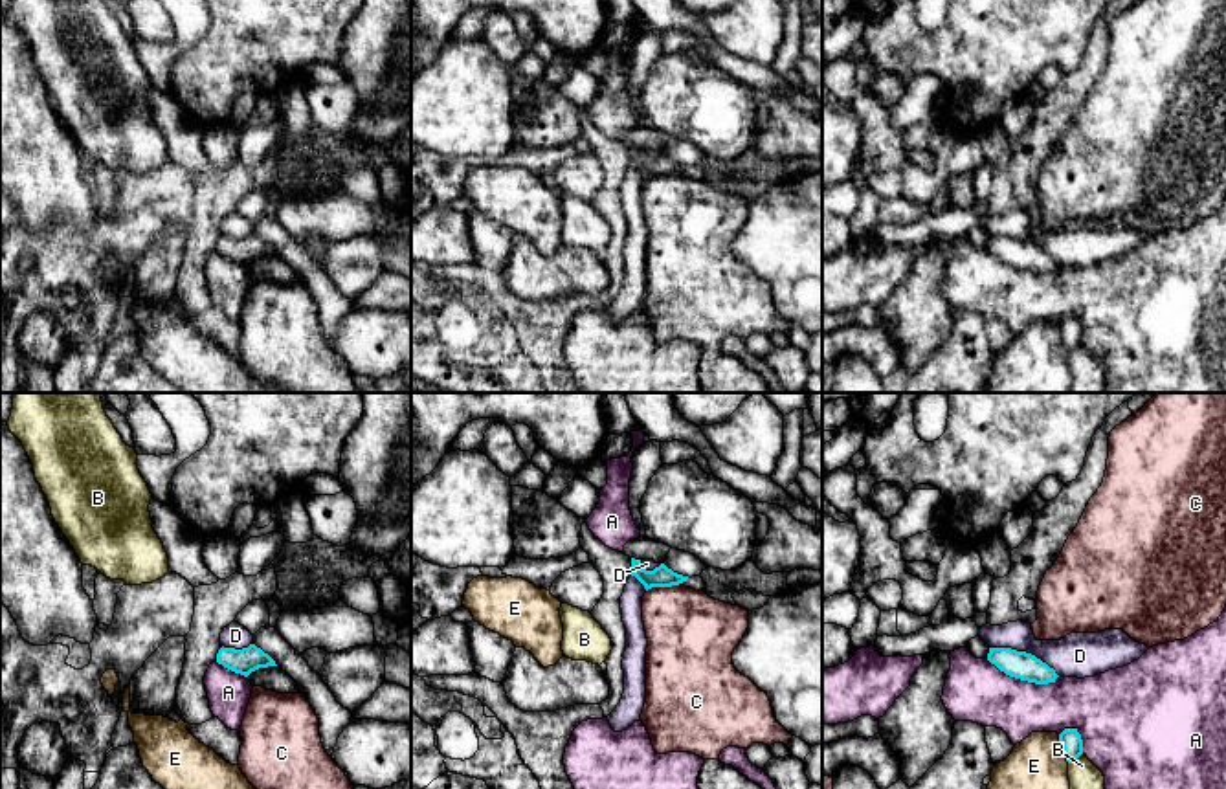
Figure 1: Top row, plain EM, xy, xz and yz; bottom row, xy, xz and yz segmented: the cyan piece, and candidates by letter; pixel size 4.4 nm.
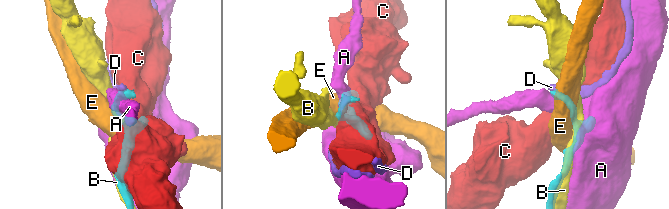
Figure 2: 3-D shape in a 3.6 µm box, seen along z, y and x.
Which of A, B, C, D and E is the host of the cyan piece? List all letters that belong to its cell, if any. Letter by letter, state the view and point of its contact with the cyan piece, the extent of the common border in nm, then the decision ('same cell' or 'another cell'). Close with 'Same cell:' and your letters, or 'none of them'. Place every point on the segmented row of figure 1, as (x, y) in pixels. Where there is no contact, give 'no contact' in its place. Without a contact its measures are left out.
A: meets cyan in yz at (1023, 679); contact 340 nm long; another cell
B: meets cyan in yz at (1074, 760); contact 80 nm long; another cell
C: meets cyan in xz at (661, 586); contact 150 nm long; another cell
D: meets cyan in yz at (1025, 652); contact 340 nm long; another cell
E: meets cyan in yz at (1063, 749); contact 140 nm long; another cell
Same cell: none of them

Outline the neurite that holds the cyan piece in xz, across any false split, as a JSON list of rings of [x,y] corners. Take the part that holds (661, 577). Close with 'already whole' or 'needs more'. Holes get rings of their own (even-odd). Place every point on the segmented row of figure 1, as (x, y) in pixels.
[[[631,558],[631,576],[635,576],[644,589],[652,589],[652,587],[672,587],[672,585],[685,585],[696,591],[705,591],[707,583],[703,582],[701,576],[683,576],[674,572],[672,569],[668,569],[664,563],[661,563],[659,567],[655,567],[653,571],[646,571],[641,565],[641,560]]]; needs more

